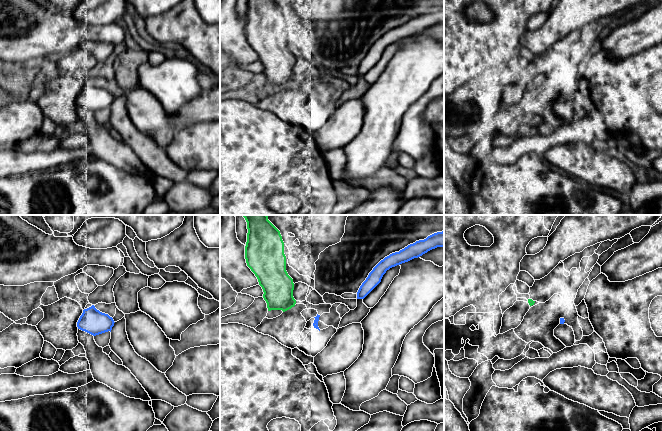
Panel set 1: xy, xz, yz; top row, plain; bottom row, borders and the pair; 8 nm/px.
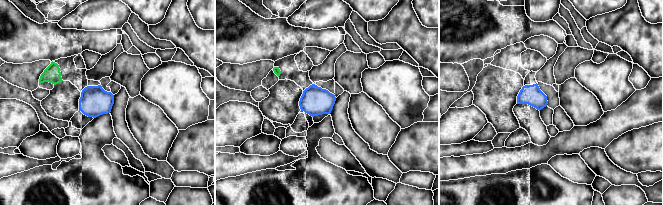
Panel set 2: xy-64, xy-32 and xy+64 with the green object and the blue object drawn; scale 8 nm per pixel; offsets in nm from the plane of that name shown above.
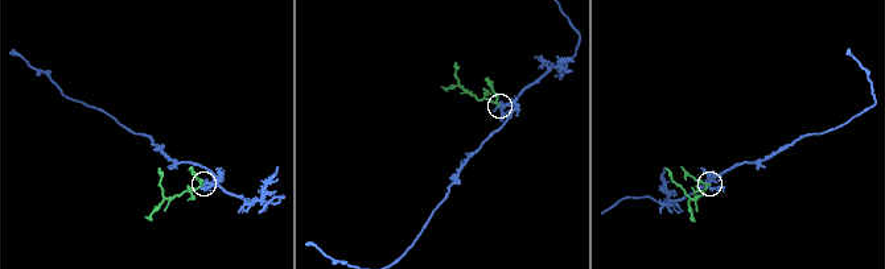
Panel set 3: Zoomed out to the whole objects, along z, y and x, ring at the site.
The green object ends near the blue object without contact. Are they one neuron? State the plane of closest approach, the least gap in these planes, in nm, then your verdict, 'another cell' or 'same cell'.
xz | 190 nm | another cell

